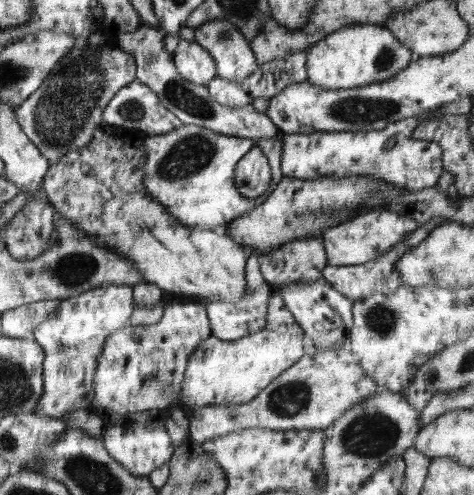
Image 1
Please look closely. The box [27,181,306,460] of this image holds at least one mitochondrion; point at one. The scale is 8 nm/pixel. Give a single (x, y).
(73, 269)

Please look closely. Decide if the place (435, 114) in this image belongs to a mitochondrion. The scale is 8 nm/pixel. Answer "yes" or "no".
no

